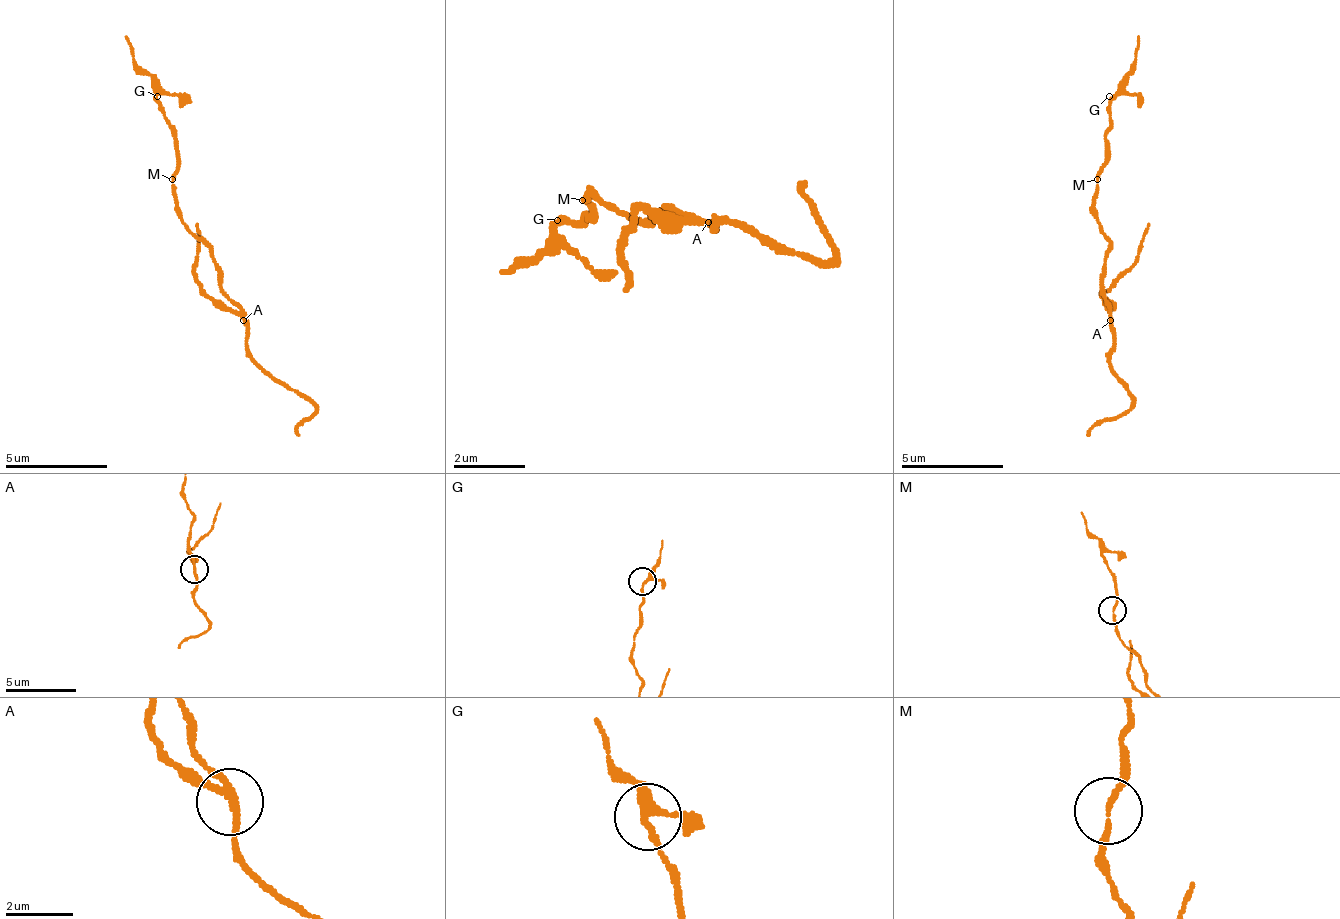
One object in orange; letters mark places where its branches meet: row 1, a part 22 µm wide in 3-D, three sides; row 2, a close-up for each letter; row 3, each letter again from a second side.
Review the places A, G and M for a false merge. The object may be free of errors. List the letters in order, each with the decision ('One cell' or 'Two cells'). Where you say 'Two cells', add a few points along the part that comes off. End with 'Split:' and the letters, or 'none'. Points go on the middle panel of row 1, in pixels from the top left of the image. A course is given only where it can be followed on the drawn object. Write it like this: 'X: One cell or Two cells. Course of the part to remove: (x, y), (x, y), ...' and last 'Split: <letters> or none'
A: Two cells. Course of the part to remove: (710, 220), (629, 229), (620, 292)
G: One cell
M: One cell
Split: A

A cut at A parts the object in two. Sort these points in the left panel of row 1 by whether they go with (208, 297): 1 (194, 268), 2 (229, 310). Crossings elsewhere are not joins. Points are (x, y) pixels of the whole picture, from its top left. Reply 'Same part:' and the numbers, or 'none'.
Same part: 1, 2

